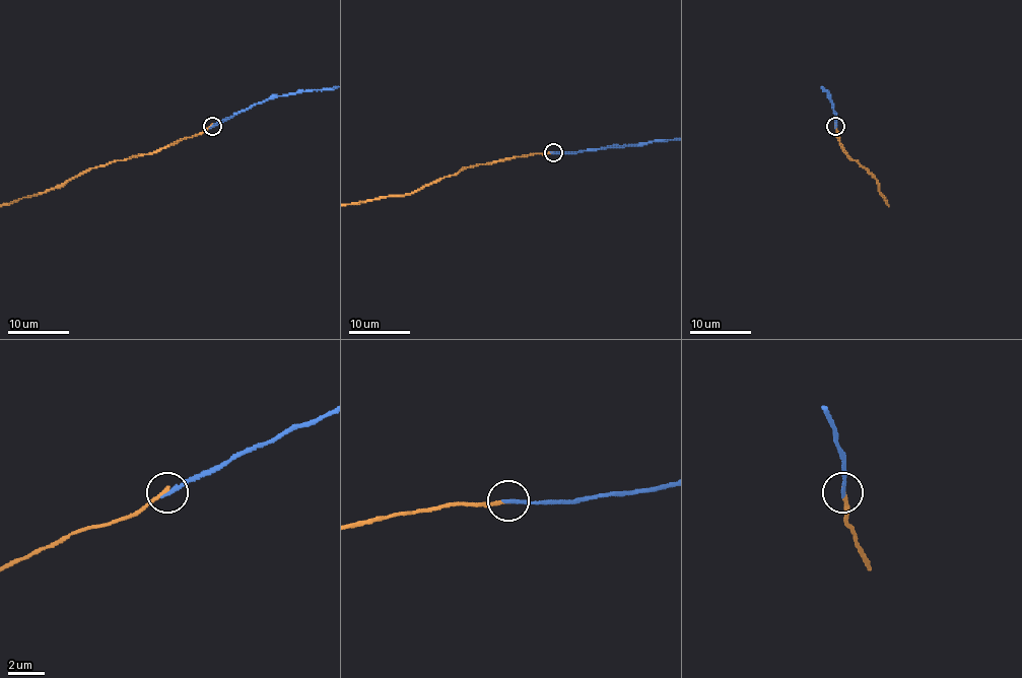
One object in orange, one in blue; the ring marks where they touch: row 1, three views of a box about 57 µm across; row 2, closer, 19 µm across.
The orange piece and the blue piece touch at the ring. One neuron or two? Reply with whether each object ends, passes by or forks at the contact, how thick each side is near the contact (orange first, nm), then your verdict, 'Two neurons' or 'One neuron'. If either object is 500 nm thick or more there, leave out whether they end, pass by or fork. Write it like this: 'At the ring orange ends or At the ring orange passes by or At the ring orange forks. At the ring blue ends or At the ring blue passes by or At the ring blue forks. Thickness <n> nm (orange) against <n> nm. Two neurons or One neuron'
At the ring orange ends. At the ring blue ends. Thickness 200 nm (orange) against 240 nm. Two neurons

